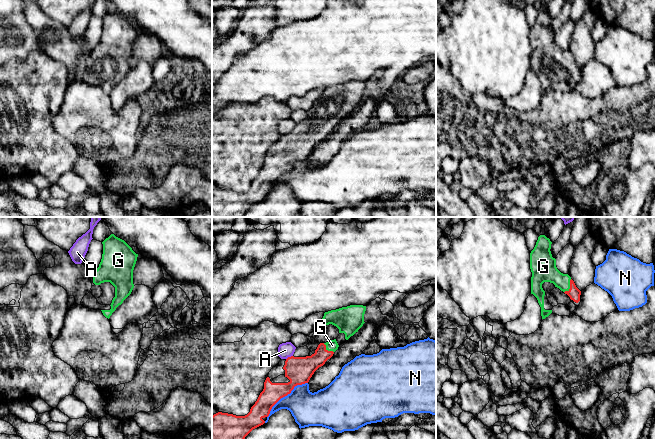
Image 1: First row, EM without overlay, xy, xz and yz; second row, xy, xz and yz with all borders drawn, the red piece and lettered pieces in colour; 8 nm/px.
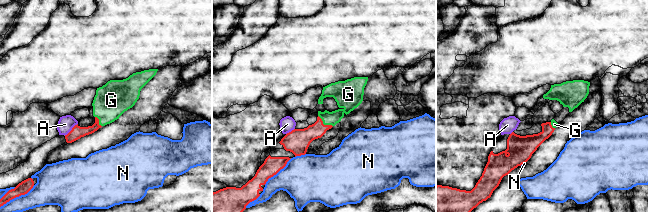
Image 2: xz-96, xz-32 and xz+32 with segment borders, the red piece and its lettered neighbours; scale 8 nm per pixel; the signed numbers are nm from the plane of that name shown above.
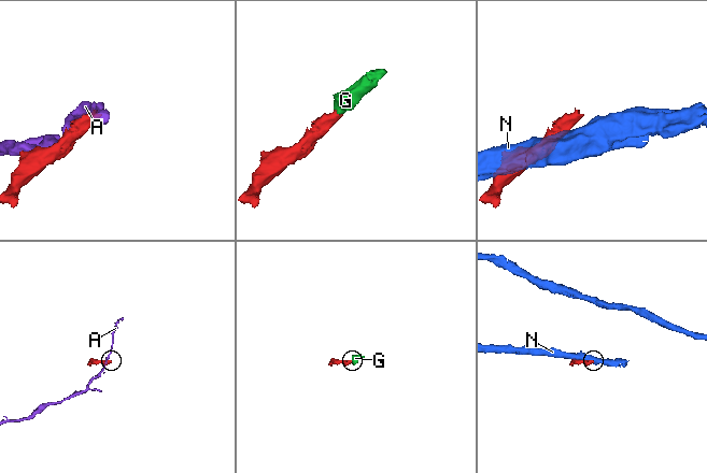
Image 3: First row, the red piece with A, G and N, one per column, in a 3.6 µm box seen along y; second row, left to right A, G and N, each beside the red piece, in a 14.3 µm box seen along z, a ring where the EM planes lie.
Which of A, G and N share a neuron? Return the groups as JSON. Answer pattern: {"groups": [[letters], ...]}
{"groups": [["A"], ["G"], ["N"]]}

